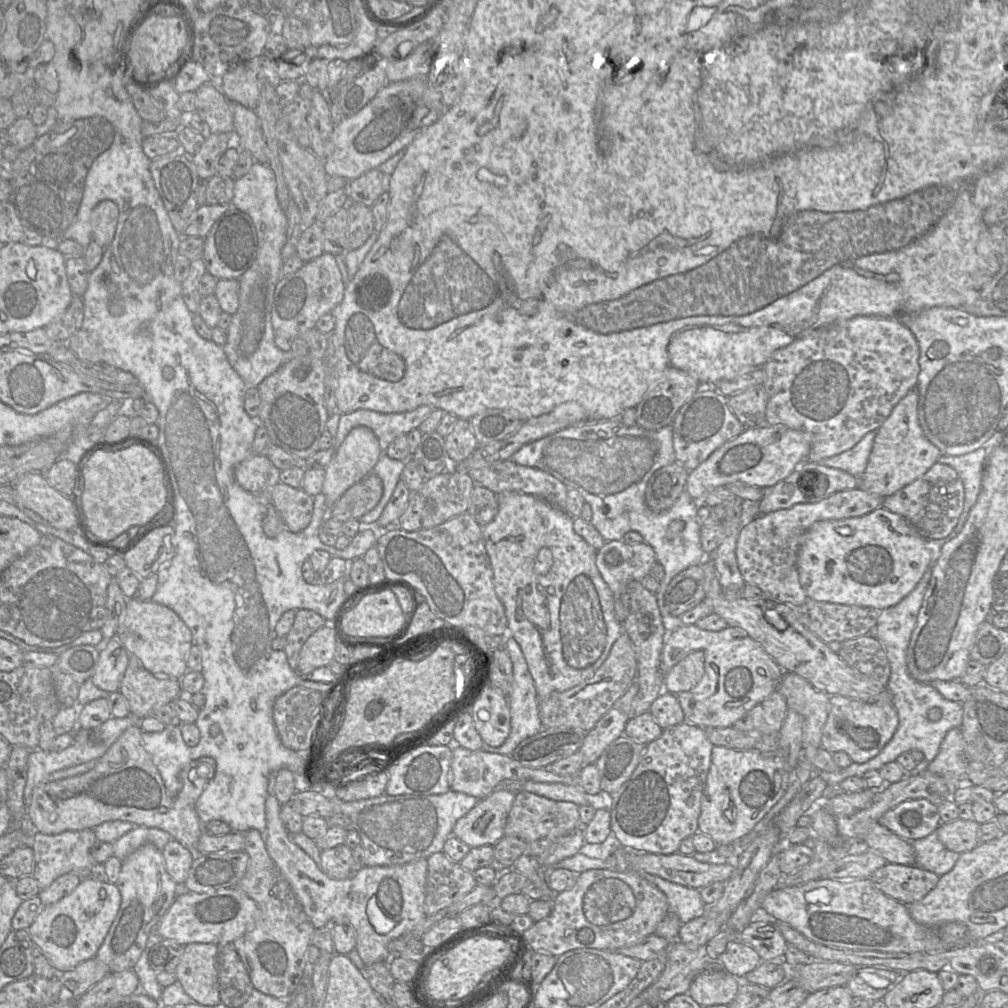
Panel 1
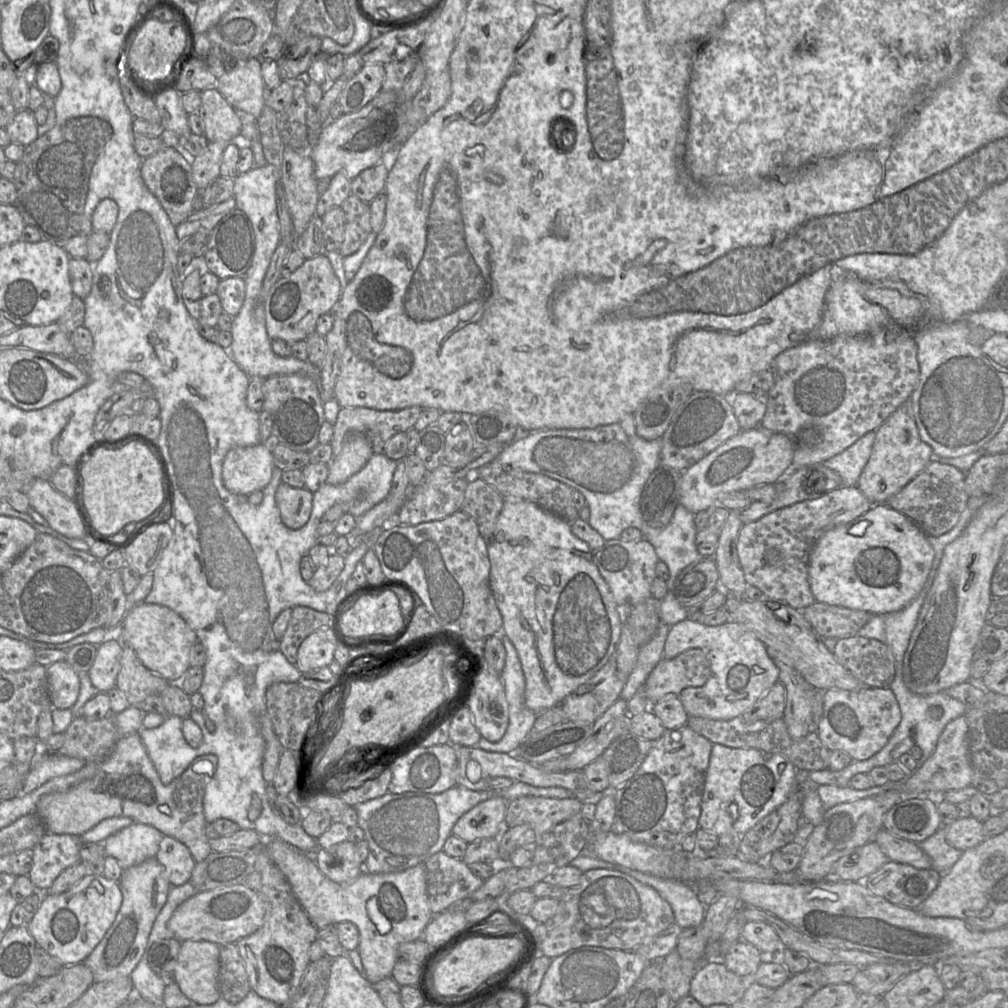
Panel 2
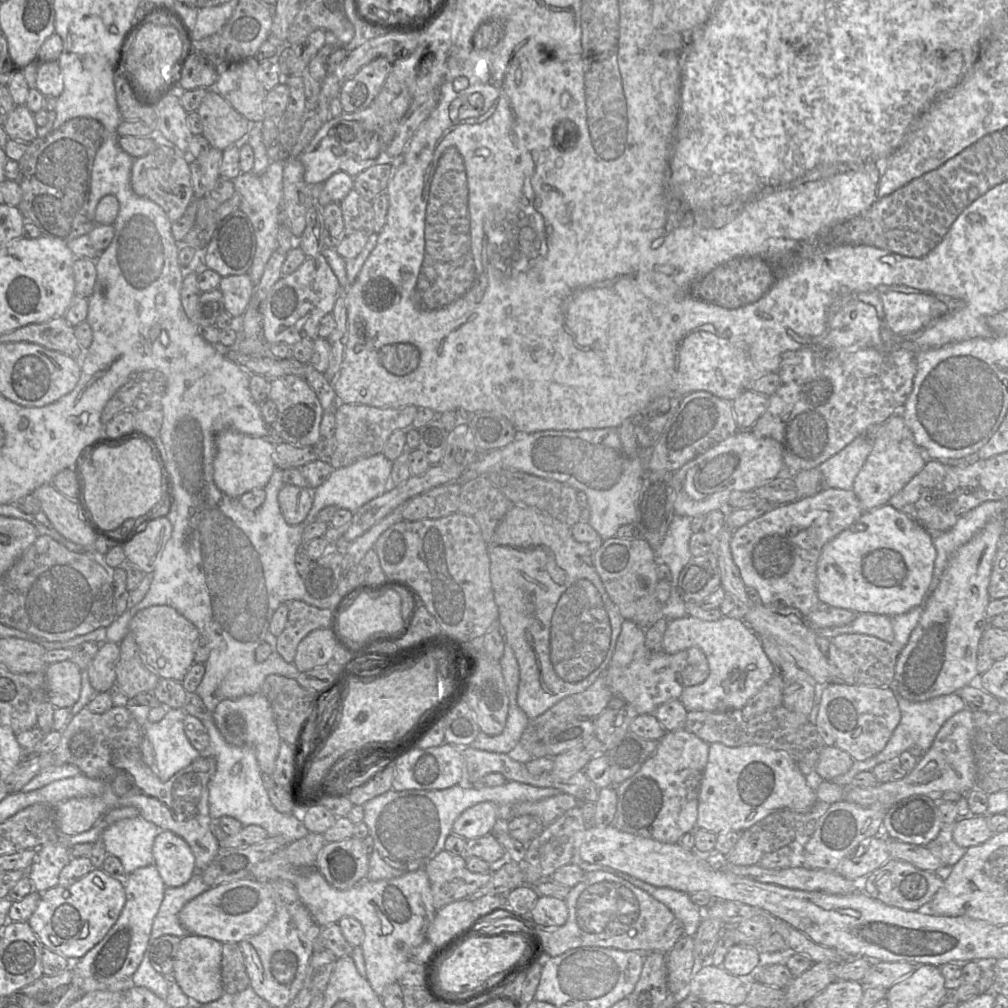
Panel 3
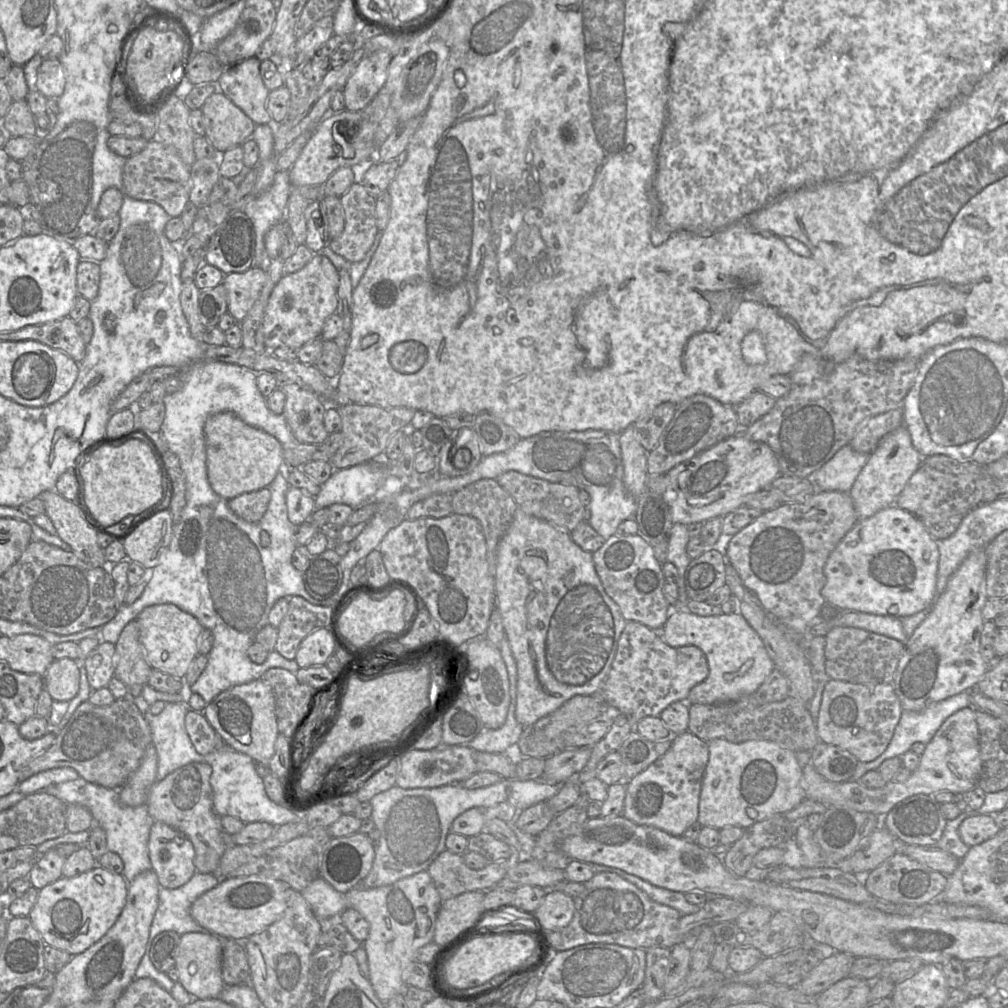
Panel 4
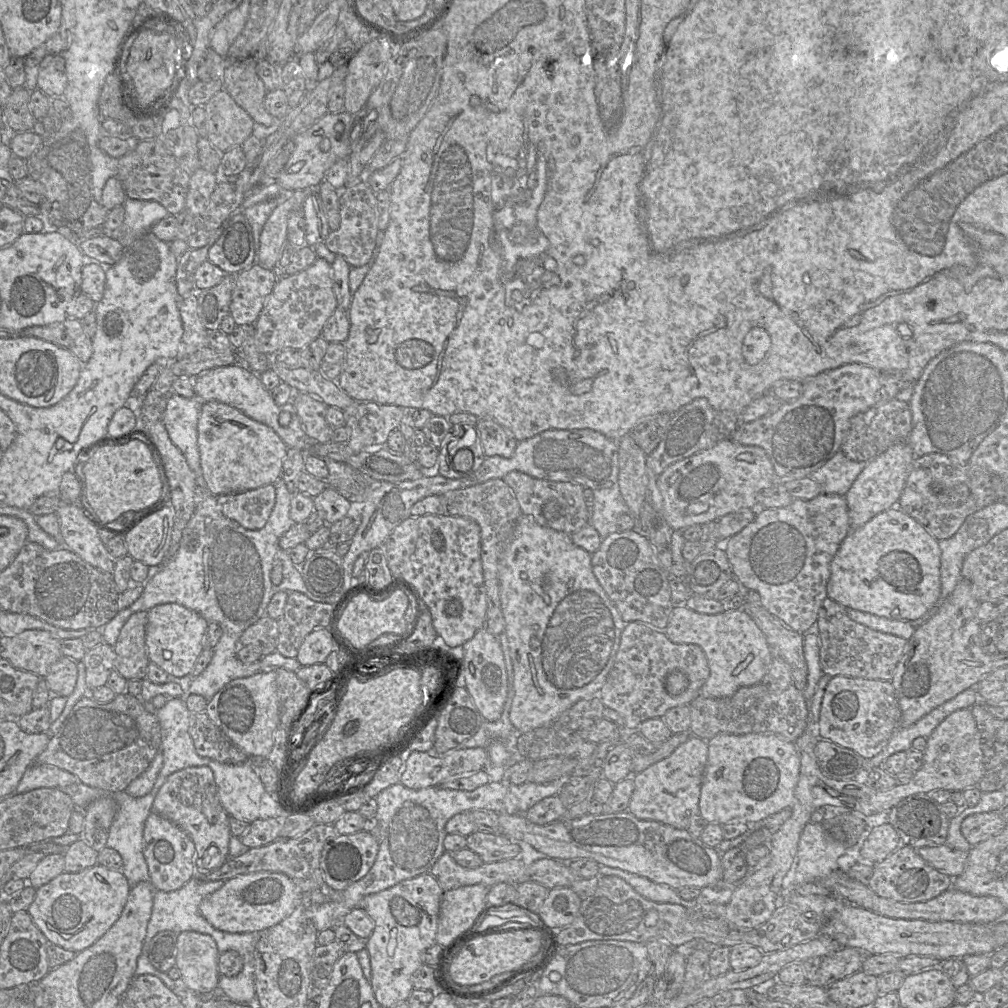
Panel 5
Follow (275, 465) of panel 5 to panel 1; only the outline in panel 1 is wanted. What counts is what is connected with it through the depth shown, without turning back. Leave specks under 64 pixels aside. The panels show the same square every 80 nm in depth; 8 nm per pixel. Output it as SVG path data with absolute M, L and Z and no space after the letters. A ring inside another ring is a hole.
M253 454L238 464L234 470L237 483L246 491L260 493L264 490L271 469L271 461L264 454Z

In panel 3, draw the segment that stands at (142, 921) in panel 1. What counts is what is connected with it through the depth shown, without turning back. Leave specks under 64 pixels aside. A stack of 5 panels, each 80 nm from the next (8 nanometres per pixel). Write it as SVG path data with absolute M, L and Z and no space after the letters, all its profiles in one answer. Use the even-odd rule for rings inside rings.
M153 864L141 867L123 879L126 902L115 922L103 939L83 957L72 961L73 970L82 979L83 994L96 990L124 991L139 967L147 949L154 918L164 897L166 886Z

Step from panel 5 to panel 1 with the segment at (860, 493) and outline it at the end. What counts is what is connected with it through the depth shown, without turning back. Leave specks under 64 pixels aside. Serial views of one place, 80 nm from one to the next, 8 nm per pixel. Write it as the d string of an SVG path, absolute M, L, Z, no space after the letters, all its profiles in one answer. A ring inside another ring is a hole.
M911 389L893 408L877 429L860 487L882 498L888 497L922 476L941 455L940 450L924 435L917 414L918 392Z

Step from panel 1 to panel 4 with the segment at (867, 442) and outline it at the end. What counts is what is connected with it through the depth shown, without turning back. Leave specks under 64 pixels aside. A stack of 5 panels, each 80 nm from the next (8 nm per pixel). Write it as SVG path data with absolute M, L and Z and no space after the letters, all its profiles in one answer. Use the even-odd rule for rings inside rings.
M847 444L808 478L817 490L849 492L869 456L856 452Z

